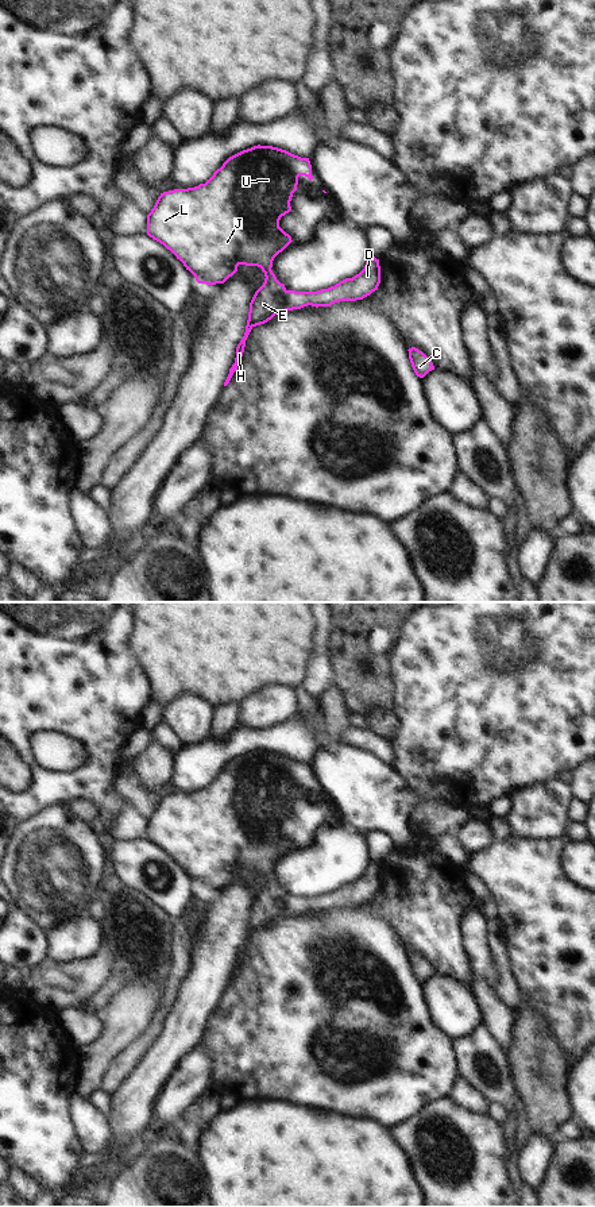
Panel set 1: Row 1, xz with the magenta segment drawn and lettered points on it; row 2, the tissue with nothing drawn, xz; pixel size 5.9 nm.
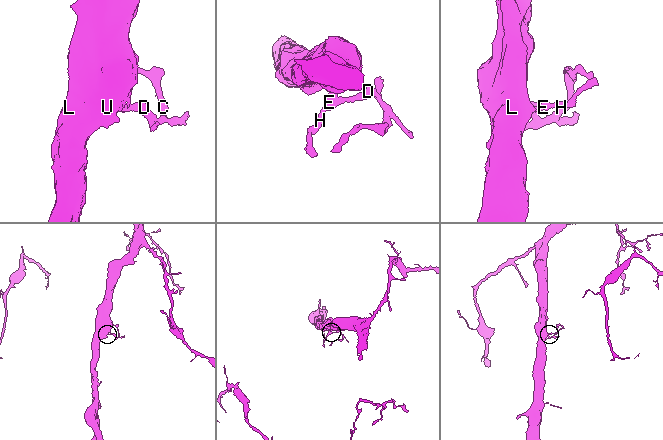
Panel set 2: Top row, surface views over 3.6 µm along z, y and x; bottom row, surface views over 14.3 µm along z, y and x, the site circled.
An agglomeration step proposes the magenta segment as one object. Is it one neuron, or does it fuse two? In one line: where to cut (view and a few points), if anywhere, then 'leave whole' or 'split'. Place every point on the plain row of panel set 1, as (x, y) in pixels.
no cut; leave whole

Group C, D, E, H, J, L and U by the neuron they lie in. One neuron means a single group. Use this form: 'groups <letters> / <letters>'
groups C D E H J L U

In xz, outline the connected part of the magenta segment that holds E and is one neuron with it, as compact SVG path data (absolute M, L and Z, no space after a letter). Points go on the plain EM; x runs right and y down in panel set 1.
M258 749L229 761L205 788L161 798L147 820L147 840L170 855L198 888L224 888L237 876L239 869L258 871L264 878L264 887L250 907L246 937L236 952L235 968L229 973L224 991L237 975L246 945L254 932L267 928L281 917L308 910L318 913L340 906L363 905L380 888L379 864L372 860L359 879L328 894L287 895L277 884L271 875L273 865L293 847L291 841L279 832L279 825L291 815L290 806L297 795L300 780L313 784L309 763L301 763L278 752Z

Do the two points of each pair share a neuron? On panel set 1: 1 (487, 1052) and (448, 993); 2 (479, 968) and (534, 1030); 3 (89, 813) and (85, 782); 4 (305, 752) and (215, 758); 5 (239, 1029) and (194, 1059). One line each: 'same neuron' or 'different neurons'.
1: different neurons
2: different neurons
3: different neurons
4: same neuron
5: different neurons

